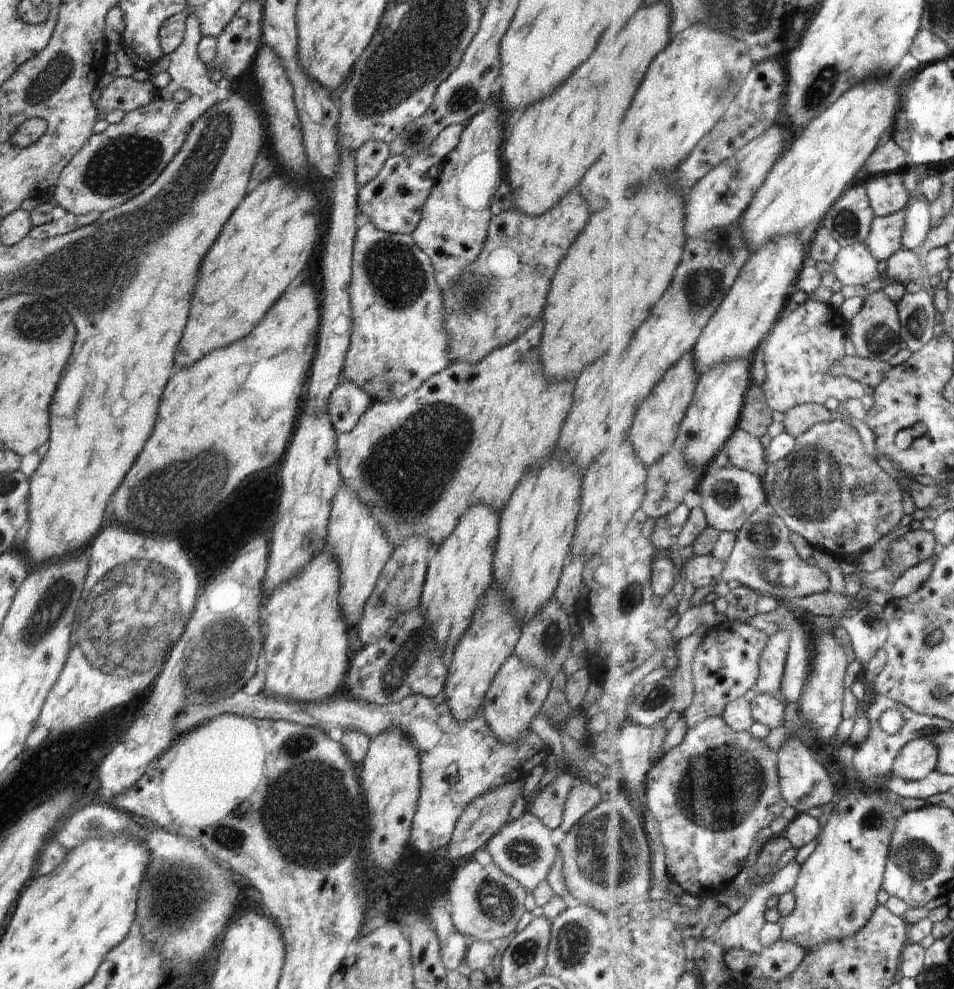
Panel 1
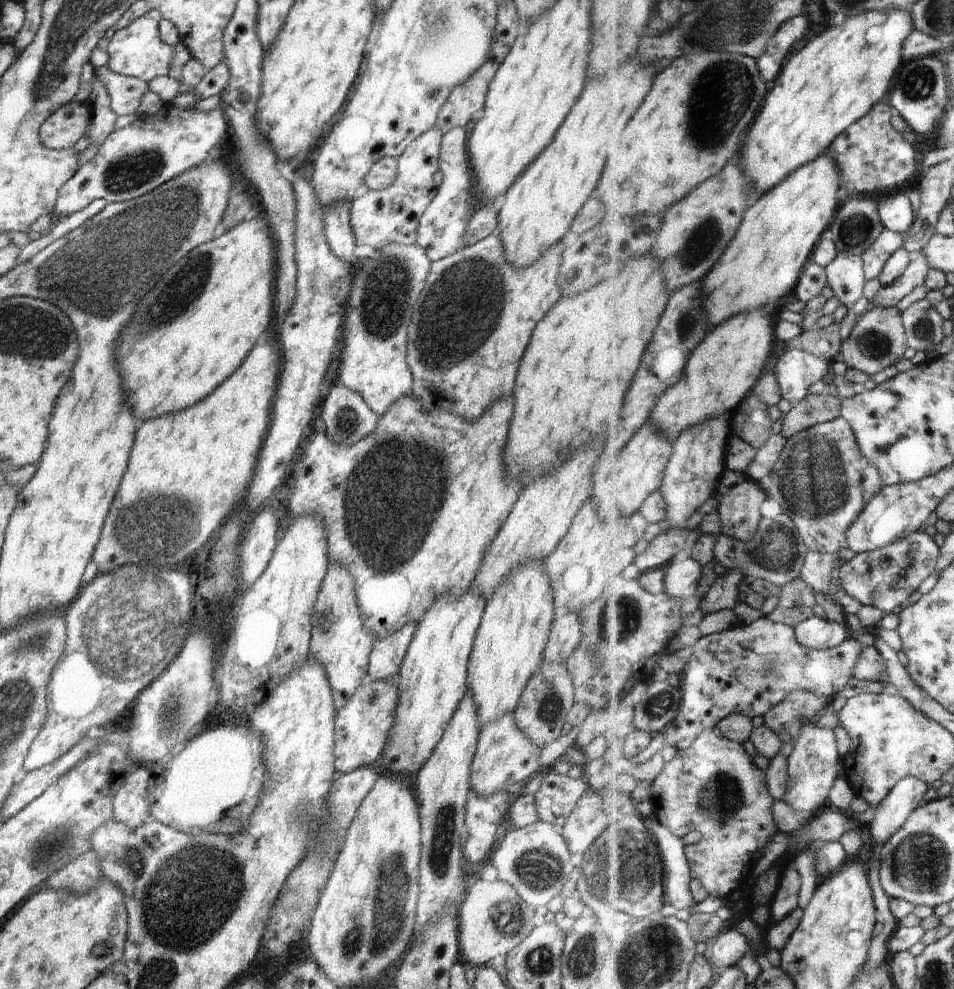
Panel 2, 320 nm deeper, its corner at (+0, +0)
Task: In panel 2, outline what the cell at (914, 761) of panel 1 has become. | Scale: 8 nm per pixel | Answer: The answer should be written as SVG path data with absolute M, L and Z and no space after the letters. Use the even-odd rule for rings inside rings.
M916 777L902 779L877 808L876 818L867 827L875 843L886 844L922 806L930 785Z

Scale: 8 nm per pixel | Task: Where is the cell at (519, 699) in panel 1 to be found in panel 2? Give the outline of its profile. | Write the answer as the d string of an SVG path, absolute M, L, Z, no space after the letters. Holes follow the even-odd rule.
M514 712L506 713L502 718L486 725L479 734L471 764L471 790L478 796L489 797L500 791L507 791L512 784L529 781L543 770L538 761L541 750L516 726Z

